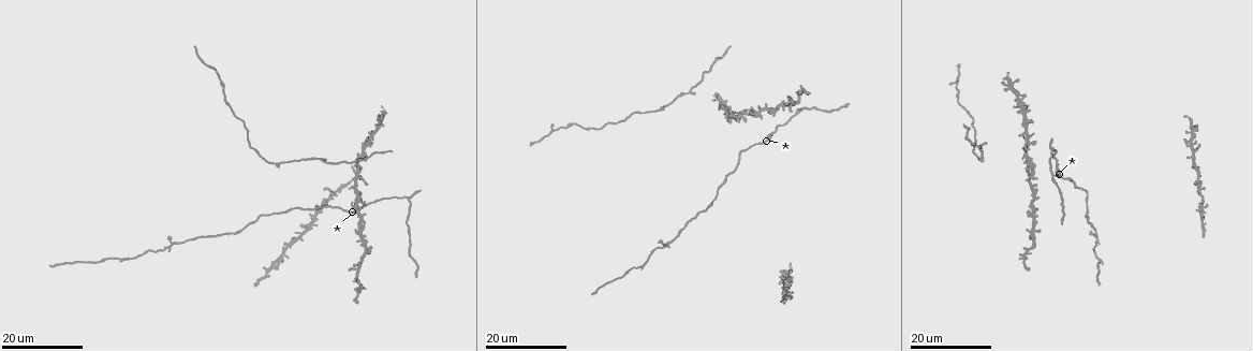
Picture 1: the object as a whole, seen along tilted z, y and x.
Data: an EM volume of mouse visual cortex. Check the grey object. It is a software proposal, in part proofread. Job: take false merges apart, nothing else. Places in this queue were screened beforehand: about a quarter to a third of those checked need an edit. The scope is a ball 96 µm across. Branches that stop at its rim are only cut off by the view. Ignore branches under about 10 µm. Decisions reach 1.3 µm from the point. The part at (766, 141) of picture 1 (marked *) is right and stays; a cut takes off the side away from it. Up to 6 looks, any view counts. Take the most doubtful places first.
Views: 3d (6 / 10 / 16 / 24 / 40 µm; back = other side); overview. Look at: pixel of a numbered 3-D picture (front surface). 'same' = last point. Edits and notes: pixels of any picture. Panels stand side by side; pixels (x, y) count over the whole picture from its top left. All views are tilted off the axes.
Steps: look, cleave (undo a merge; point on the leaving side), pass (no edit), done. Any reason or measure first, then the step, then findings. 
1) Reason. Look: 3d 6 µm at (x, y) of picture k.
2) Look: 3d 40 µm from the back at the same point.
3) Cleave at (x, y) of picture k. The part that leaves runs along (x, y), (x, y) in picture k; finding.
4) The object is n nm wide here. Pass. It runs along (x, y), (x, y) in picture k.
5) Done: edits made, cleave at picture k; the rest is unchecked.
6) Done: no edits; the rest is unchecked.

Three-way junction. Look: 3d 16 µm at (982, 142) of picture 1.

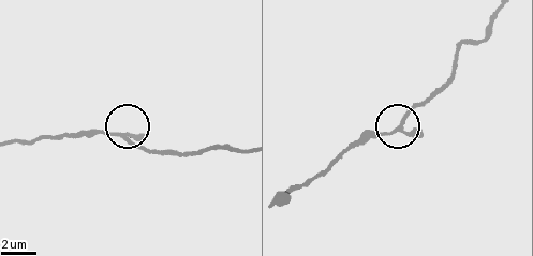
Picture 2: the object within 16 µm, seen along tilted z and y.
Zoom in. Look: 3d 6 µm at (400, 128) of picture 2.

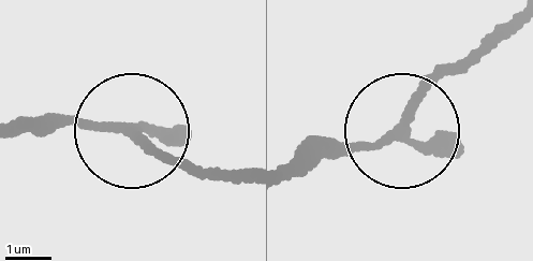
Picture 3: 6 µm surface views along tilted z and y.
3 arms meet here. Pass. All the same neuron.

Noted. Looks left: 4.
Four-way junction. Look: 3d 24 µm at (170, 245) of picture 1.

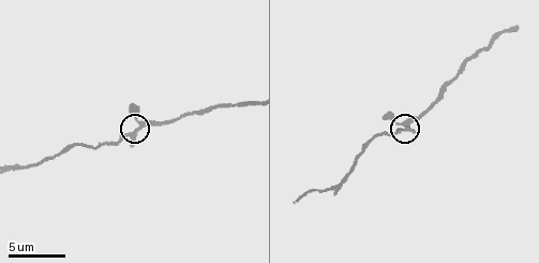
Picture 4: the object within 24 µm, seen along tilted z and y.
Look: 3d 10 µm at (136, 133) of picture 4.

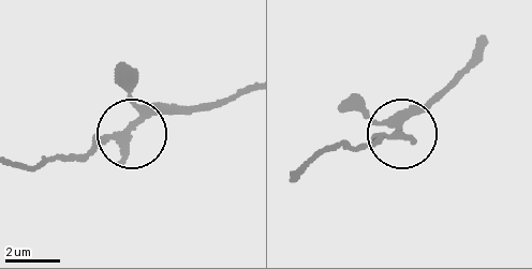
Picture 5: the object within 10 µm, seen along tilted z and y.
4 arms meet here. Pass. It runs along (476, 49), (444, 88), (410, 114), (400, 133), (380, 142) in picture 5; all the same neuron.

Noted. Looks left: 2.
Three arms meet. Look: 3d 24 µm at (957, 85) of picture 1.

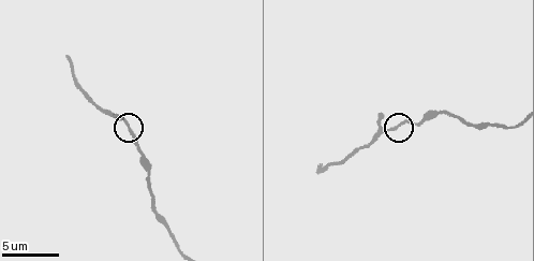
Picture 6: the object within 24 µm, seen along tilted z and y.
Look: 3d 6 µm at (392, 129) of picture 6.

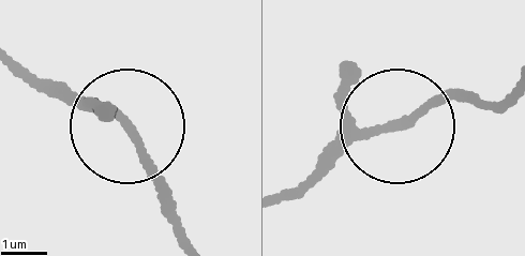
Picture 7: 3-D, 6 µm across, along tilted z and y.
3 arms meet here. Pass. It runs along (188, 238), (171, 187), (137, 141), (18, 66) in picture 7; all the same neuron.

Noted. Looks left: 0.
Done: no edits; the rest is unchecked.

